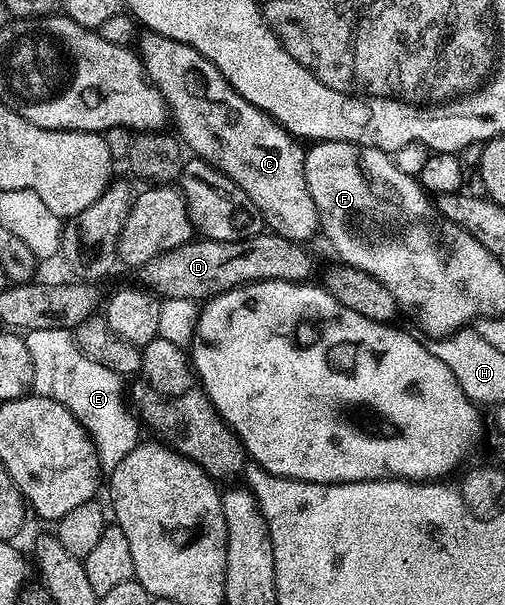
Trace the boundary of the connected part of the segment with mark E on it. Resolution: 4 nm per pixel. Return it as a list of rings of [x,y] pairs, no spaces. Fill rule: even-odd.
[[[71,329],[33,330],[25,340],[33,359],[34,392],[68,409],[91,437],[100,470],[115,469],[141,443],[141,421],[125,396],[124,378],[83,354]]]

